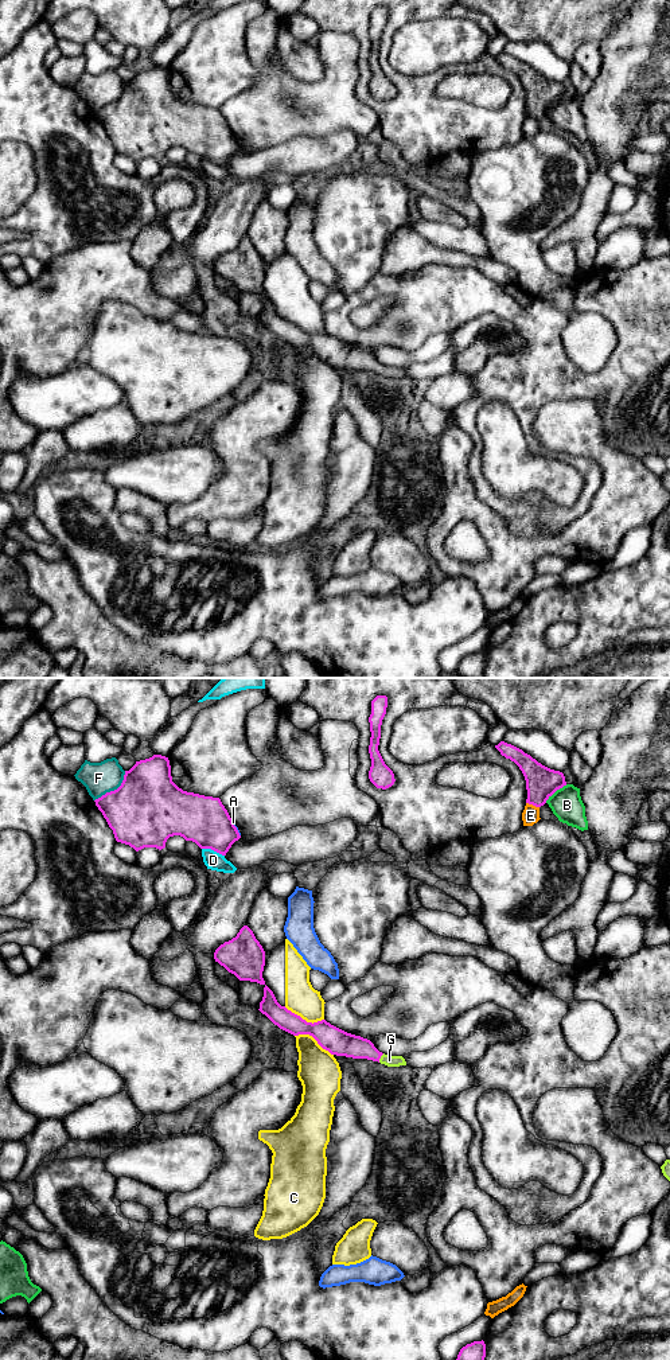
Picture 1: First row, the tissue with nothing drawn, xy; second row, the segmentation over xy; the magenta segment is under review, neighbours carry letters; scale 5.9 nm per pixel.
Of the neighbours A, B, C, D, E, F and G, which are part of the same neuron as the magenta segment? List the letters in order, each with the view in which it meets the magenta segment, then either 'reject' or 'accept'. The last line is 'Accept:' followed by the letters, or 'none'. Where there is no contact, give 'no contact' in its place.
A: xy | reject
B: xy | reject
C: xy | reject
D: xy | reject
E: xy | reject
F: xy | reject
G: xy | accept
Accept: G

